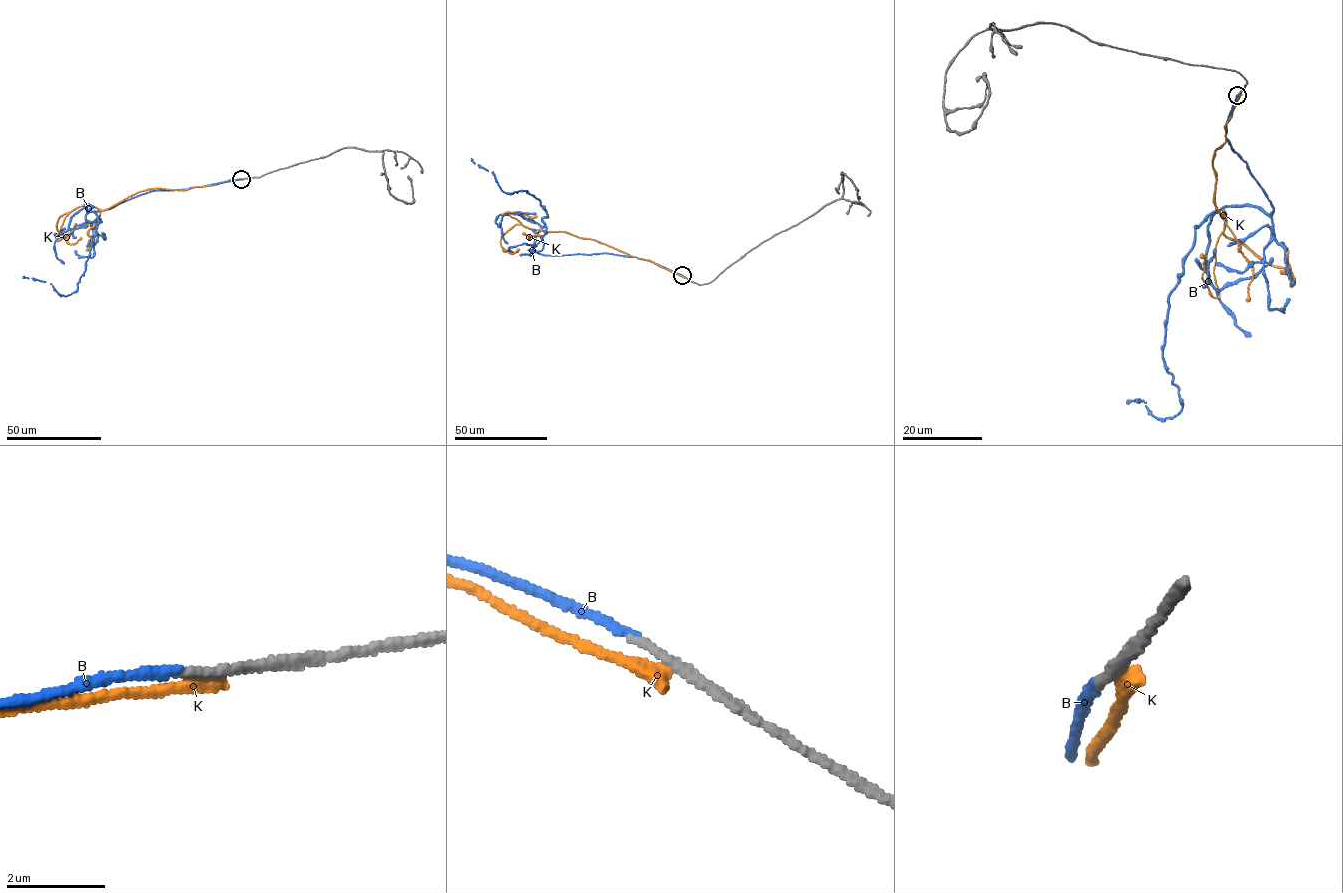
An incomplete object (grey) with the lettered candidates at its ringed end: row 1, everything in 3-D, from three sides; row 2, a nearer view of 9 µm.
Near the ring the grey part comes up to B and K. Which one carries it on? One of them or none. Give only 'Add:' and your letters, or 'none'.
Add: B

